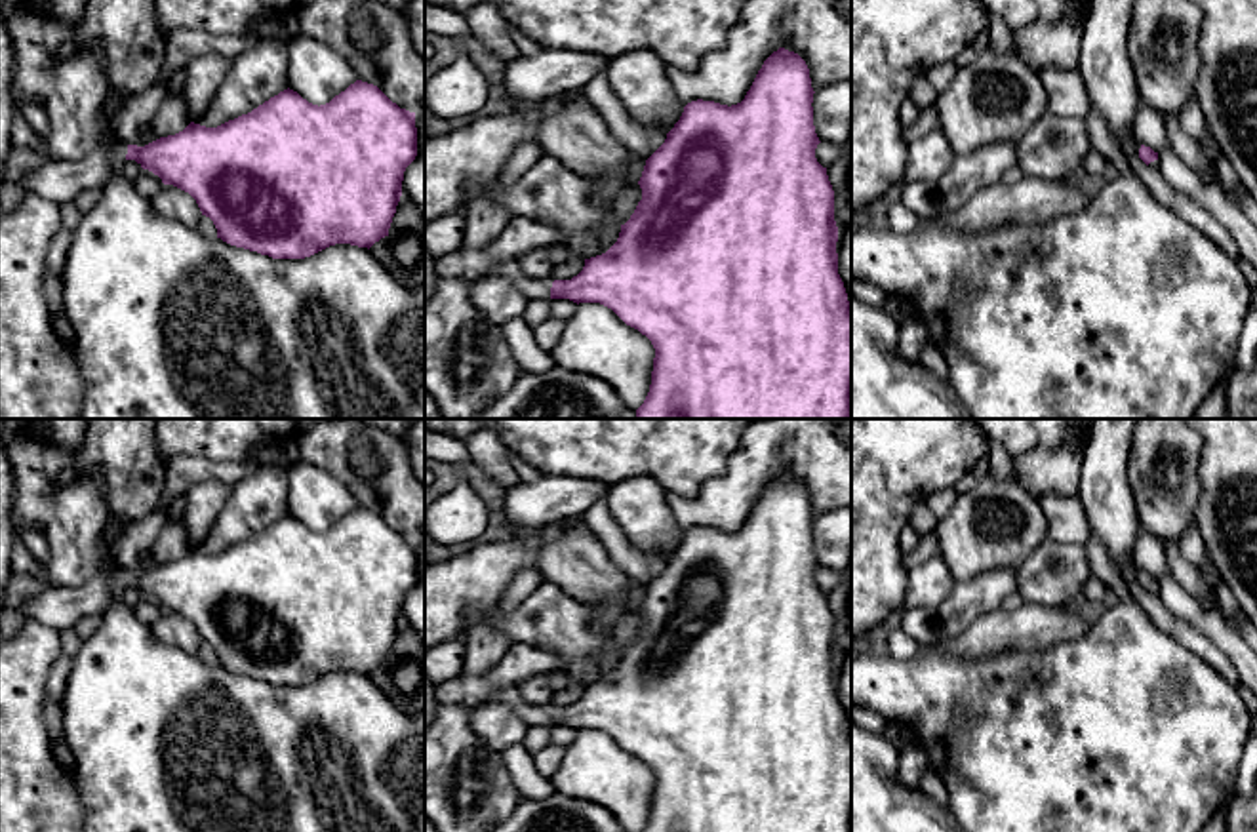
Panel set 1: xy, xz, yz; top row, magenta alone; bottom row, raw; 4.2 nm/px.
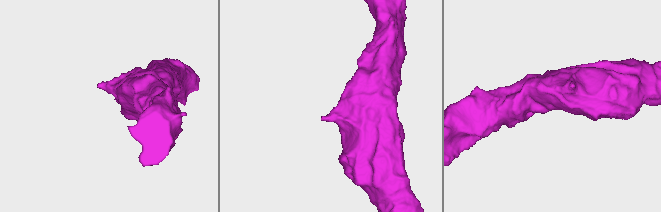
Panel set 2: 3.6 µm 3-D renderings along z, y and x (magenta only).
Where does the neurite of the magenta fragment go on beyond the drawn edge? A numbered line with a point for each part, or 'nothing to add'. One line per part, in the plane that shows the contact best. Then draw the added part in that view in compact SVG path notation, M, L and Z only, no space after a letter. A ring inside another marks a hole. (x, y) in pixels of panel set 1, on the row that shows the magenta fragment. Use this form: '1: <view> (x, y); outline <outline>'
1: xz (532, 288); outline M516 259L493 265L486 276L501 276L512 282L528 301L550 297L550 287L554 282L552 278L526 276Z

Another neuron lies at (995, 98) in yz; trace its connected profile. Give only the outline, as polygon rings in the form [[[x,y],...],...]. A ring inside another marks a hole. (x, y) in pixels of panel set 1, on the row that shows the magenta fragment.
[[[990,48],[958,67],[933,109],[956,156],[1000,141],[1017,143],[1048,112],[1038,72]]]

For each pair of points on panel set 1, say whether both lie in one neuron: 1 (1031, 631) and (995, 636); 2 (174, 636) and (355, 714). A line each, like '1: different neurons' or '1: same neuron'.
1: same neuron
2: different neurons

